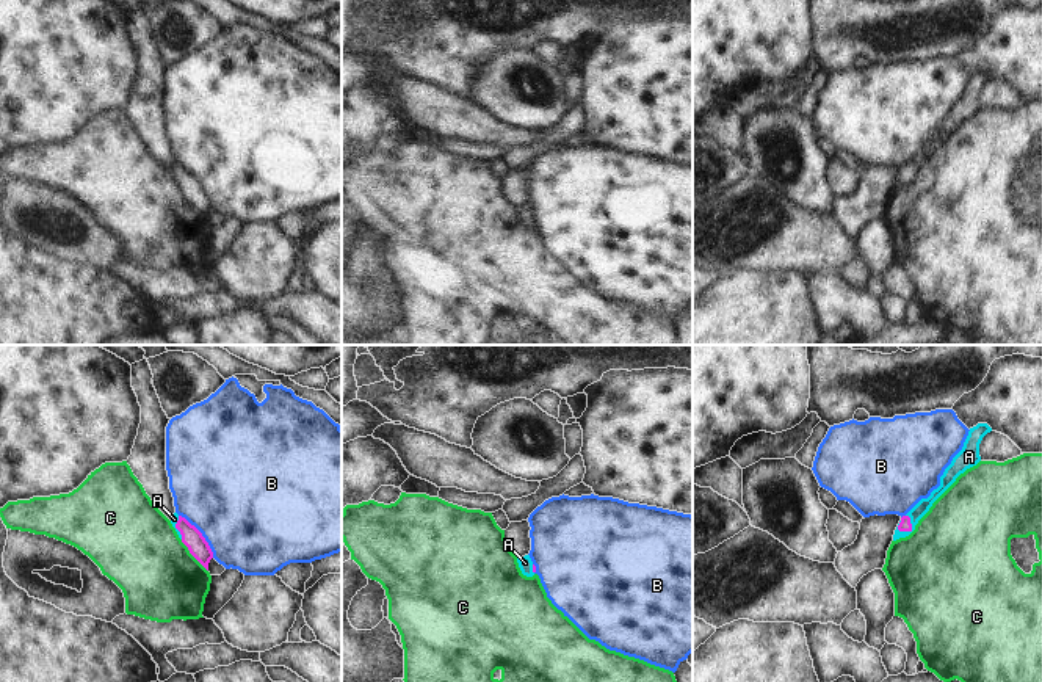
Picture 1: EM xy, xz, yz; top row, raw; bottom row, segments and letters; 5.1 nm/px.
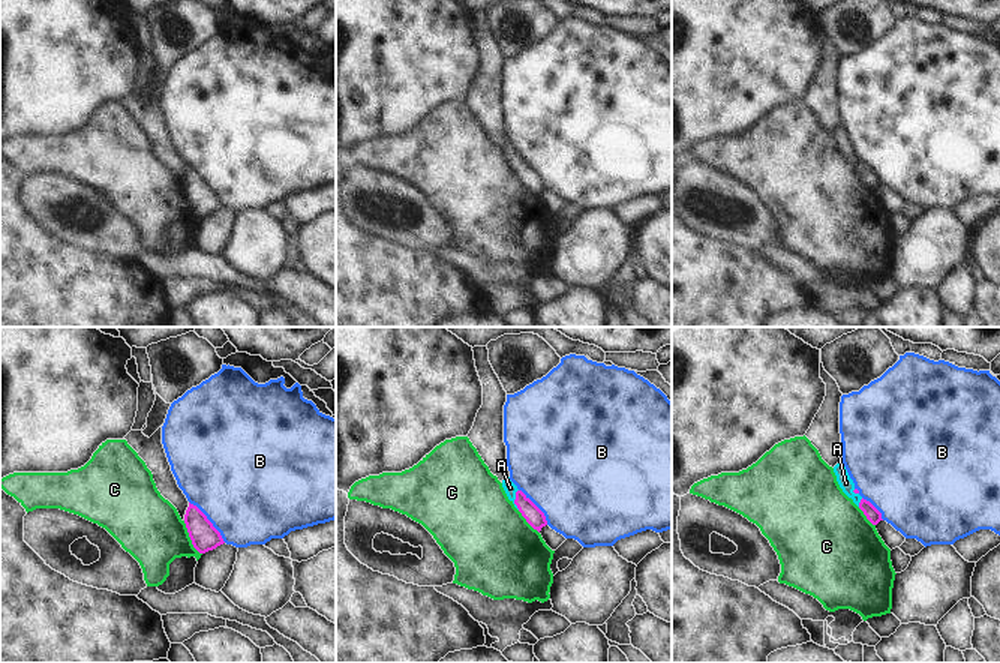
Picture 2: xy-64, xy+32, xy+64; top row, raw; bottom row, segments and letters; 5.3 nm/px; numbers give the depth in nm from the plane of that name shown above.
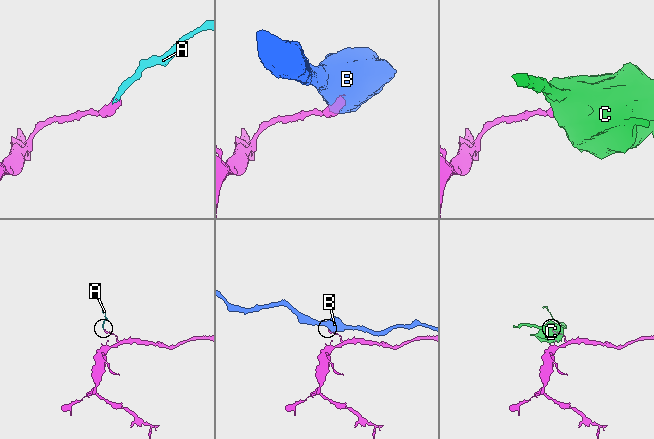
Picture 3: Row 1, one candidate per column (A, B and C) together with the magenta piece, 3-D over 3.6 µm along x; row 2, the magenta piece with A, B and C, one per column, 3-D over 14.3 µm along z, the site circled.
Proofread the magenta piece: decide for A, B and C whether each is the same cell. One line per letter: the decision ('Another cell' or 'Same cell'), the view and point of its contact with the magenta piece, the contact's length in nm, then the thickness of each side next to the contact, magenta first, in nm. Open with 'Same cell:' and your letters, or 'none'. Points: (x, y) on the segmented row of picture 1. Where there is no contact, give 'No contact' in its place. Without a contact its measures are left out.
Same cell: A
A: Same cell. Touches magenta at yz (911, 527). Shared border 100 nm. Thickness 60 nm (magenta) against 70 nm
B: Another cell. Touches magenta at xy (201, 535). Shared border 280 nm. Thickness 100 nm (magenta) against 480 nm
C: Another cell. Touches magenta at xy (191, 554). Shared border 220 nm. Thickness 100 nm (magenta) against 400 nm

